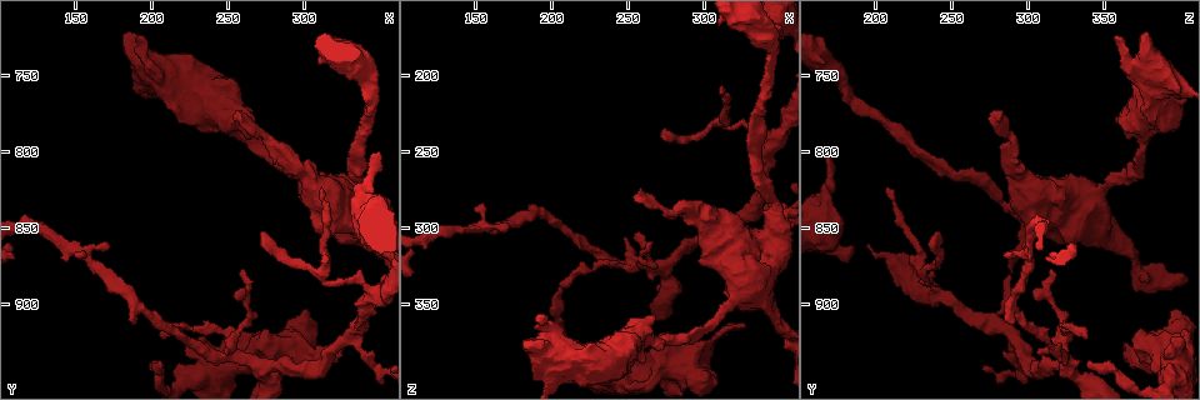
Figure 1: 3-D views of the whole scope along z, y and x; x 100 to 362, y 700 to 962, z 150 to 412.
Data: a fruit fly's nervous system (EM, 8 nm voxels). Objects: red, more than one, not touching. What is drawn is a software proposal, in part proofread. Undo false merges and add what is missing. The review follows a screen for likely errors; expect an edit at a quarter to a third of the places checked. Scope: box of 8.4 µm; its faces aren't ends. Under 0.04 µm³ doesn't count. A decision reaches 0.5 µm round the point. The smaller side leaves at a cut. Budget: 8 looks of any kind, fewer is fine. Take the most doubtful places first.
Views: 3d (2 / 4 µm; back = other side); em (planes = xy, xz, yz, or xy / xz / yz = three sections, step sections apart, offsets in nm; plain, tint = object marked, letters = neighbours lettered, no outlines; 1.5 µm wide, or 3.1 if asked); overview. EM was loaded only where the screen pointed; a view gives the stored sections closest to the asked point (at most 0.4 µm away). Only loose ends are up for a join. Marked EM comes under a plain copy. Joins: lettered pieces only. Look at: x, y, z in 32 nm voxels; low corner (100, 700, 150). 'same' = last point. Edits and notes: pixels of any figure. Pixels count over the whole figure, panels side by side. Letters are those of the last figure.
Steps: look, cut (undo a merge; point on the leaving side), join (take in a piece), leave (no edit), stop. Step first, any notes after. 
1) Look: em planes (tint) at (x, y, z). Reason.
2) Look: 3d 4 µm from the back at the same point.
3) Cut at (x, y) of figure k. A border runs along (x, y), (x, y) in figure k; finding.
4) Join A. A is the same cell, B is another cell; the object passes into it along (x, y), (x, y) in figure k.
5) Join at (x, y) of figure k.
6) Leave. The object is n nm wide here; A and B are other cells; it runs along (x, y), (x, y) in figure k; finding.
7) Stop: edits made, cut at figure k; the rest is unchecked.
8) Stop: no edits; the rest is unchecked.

Look: 3d 4 µm at (320, 828, 348). Sudden change in width.

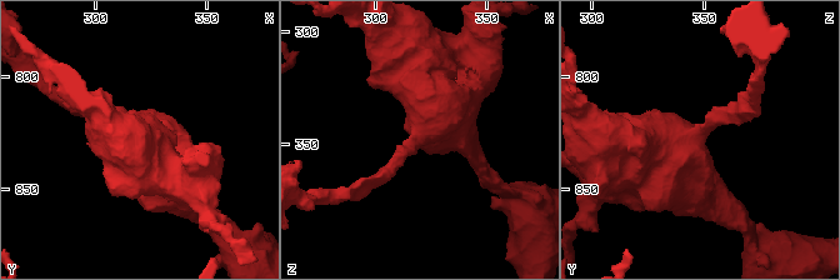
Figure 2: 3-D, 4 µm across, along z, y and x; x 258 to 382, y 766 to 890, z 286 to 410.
Look: em 3.1 µm planes (tint) at (319, 827, 345). Shape alone is not enough.

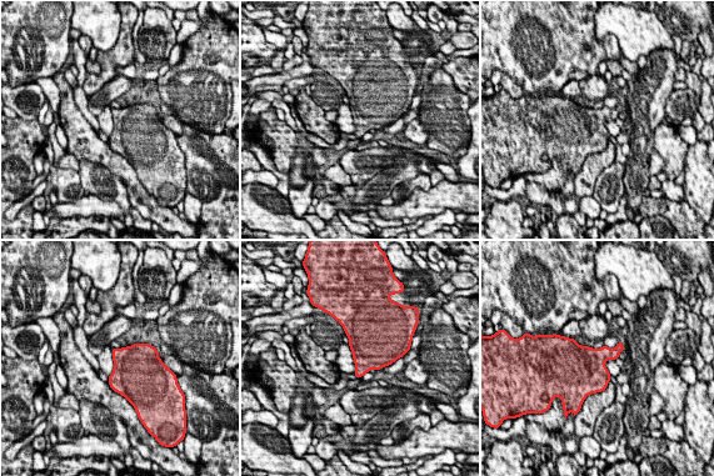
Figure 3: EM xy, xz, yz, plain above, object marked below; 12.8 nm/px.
Look: em 3.1 µm planes (letters) at the same point. What lies round it.

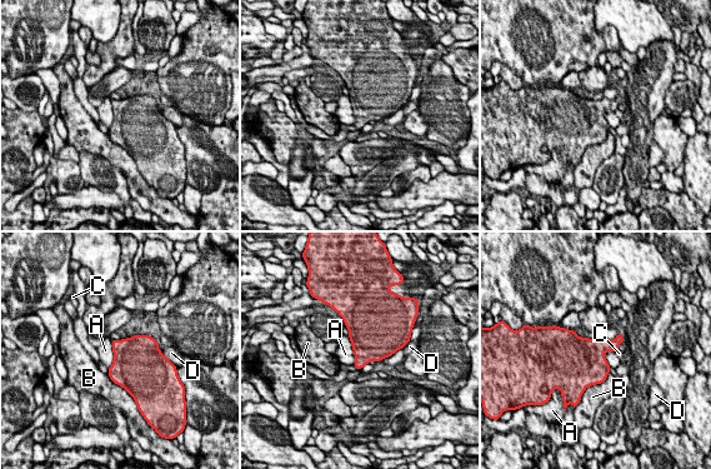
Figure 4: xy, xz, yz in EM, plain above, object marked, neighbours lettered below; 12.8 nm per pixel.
Leave. A, B, C and D are other cells; a border runs along (348, 337), (355, 360), (354, 364) in figure 4; continuous, no second neuron.

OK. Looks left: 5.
Look: 3d 4 µm at (328, 924, 364). An open end.

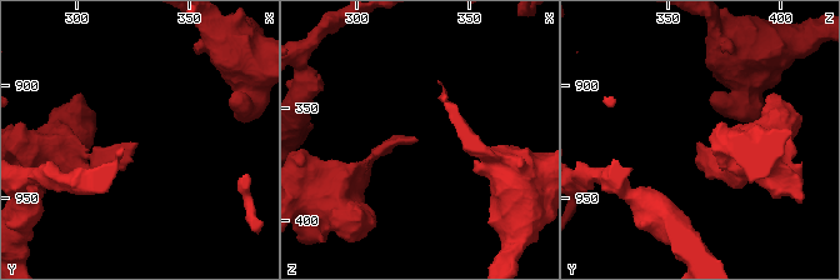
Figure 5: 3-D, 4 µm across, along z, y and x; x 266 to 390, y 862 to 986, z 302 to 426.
Look: em xy step 8 (letters) at (327, 926, 363). Shape alone is not enough.

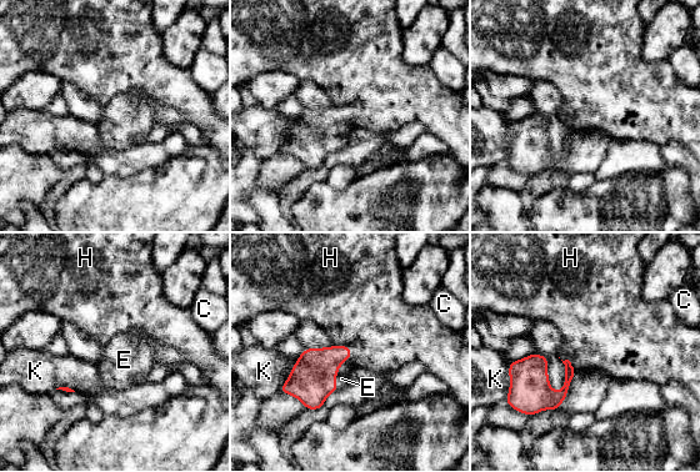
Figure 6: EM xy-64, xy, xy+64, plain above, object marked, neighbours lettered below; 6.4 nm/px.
Join E. E is the same cell, C, H and K are other cells; the object passes into it along (311, 380), (338, 367), (341, 378) in figure 6; the neuron continues.

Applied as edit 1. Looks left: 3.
Stop: edits made, join at figure 6; the rest is unchecked.

